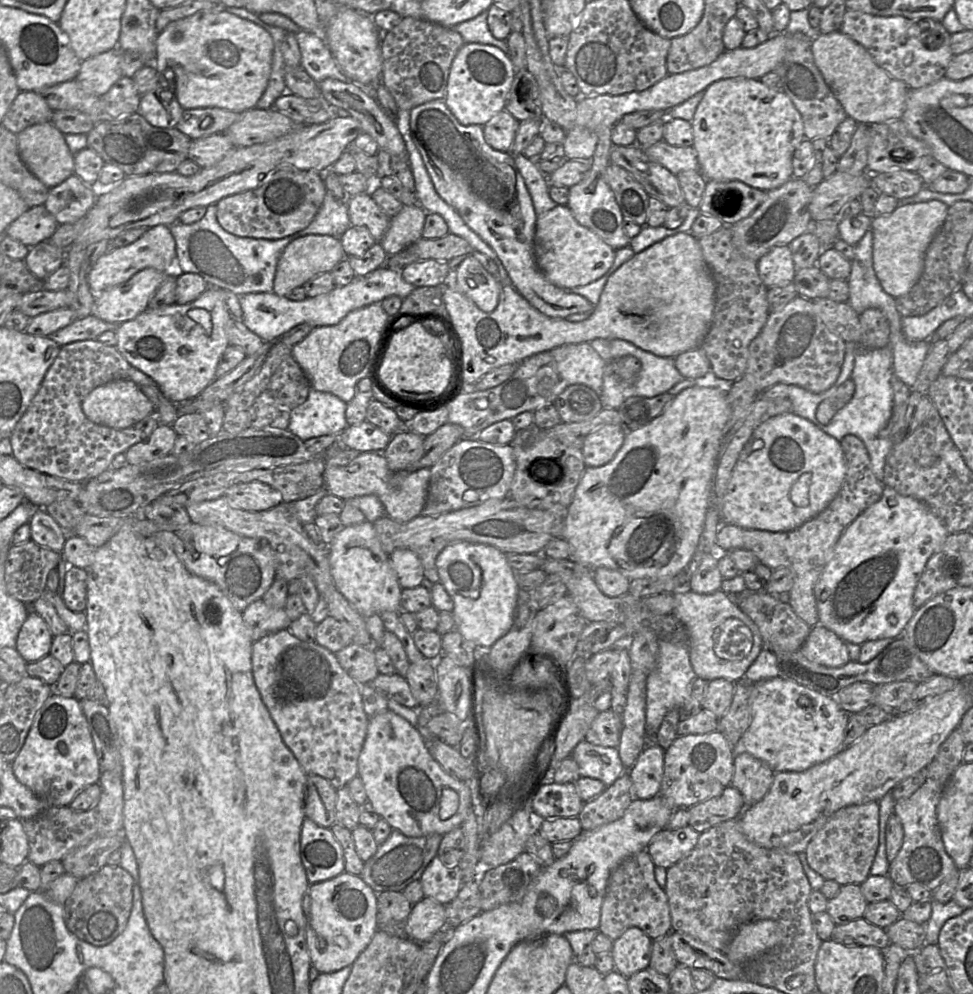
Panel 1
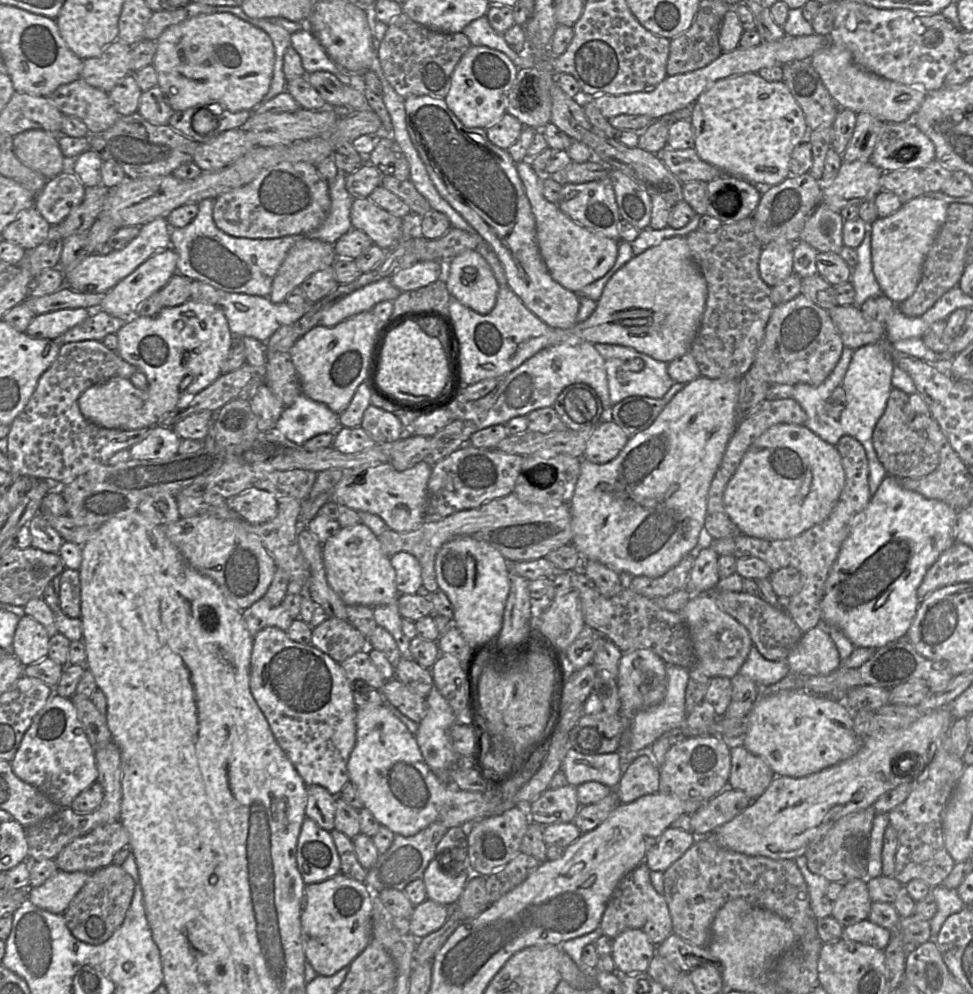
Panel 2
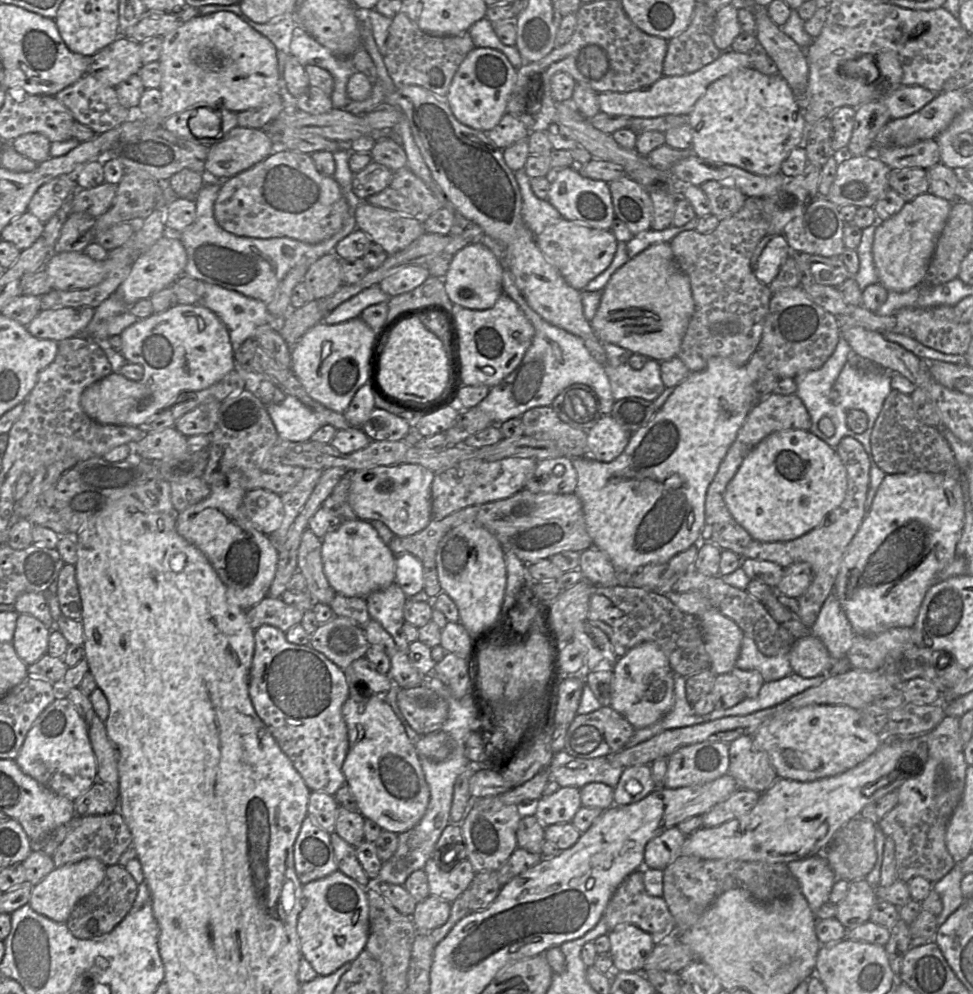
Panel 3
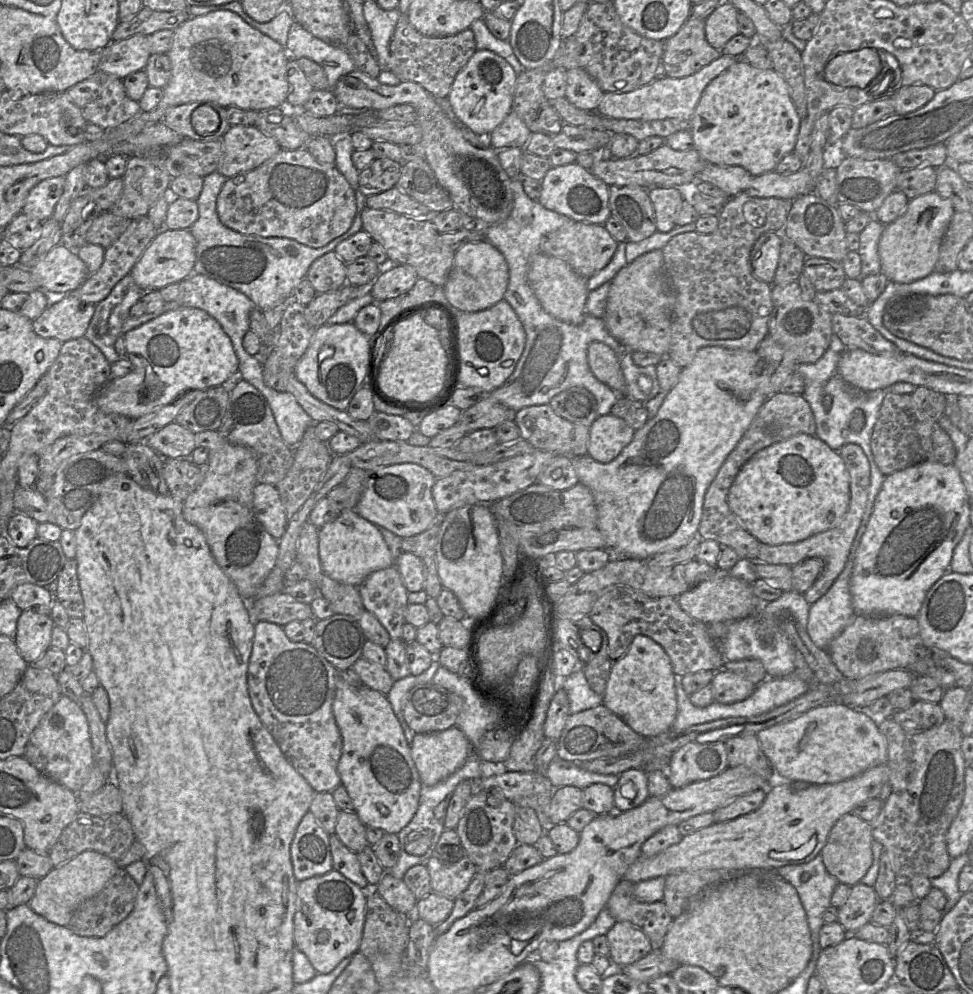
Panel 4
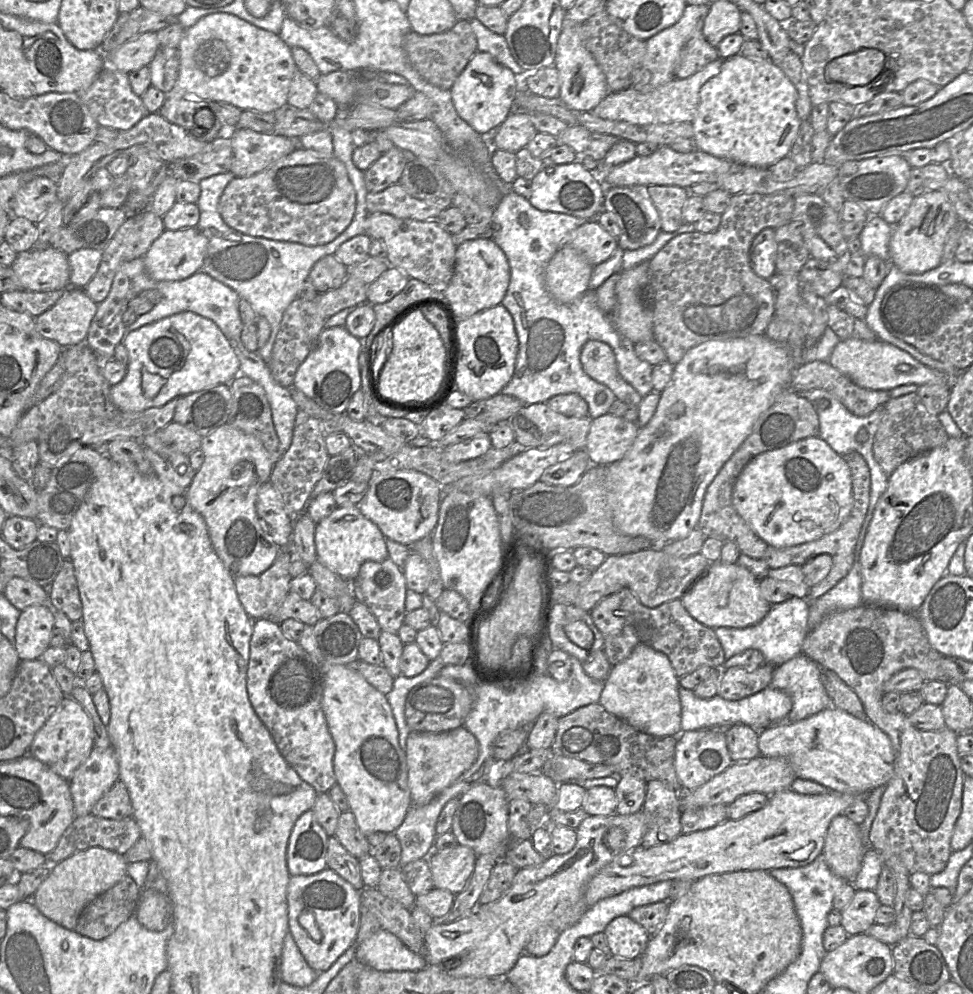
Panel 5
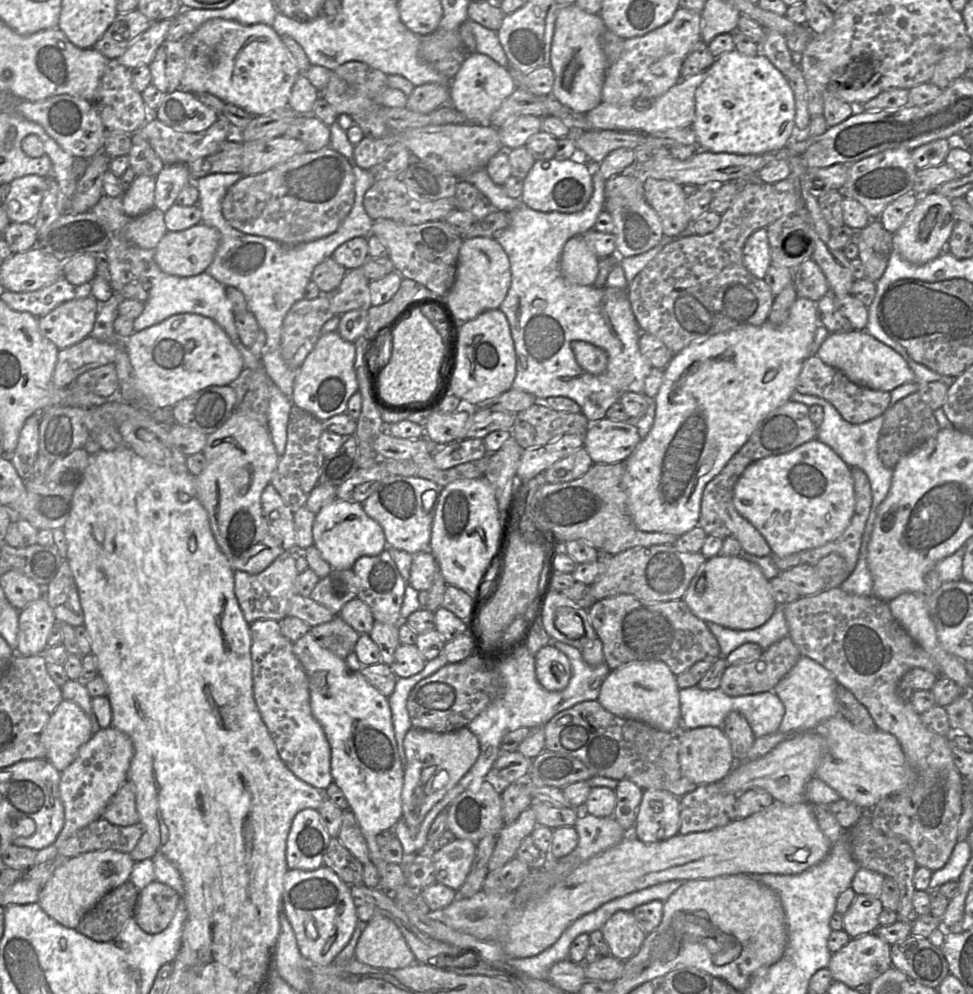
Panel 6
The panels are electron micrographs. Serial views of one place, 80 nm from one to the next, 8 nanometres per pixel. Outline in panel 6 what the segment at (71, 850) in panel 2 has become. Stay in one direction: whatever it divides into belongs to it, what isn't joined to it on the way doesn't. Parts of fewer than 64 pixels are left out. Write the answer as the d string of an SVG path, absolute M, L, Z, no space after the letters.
M100 817L63 842L58 855L71 858L99 850L130 853L137 845L142 833L143 829L138 824L119 826Z

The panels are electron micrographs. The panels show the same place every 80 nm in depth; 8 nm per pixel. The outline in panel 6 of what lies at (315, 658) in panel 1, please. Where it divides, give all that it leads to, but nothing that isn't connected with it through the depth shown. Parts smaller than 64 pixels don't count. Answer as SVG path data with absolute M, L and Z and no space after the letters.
M258 619L250 624L253 695L278 754L300 780L326 791L333 782L331 747L310 707L309 681L293 653L293 642L285 637L280 622Z

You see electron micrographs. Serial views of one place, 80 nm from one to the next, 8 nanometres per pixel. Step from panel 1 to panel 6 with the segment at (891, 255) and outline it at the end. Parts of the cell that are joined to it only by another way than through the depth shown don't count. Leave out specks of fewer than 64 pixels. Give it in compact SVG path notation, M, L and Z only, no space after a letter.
M934 192L921 196L905 222L893 234L893 249L912 264L925 264L947 250L955 222L956 215L948 198Z

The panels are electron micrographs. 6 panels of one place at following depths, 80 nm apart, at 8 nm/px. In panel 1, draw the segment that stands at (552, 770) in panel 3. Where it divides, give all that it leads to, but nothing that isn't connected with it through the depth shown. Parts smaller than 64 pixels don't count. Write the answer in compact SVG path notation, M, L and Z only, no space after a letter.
M582 740L570 756L579 766L580 777L600 780L606 788L625 771L617 748L598 746Z

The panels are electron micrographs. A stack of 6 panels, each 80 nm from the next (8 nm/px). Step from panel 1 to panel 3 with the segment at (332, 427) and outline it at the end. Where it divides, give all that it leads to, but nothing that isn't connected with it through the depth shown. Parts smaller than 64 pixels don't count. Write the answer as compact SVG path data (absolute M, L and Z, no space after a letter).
M286 395L280 403L266 404L266 409L280 439L292 442L308 441L326 424L309 407L291 395Z

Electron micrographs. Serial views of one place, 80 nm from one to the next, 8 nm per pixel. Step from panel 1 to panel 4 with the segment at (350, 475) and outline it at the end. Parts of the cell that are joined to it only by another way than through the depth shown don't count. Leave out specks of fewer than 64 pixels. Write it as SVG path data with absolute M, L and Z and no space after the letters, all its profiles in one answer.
M401 463L365 471L364 490L356 511L366 520L401 538L420 534L439 520L440 514L432 495L436 477L428 469L415 463Z

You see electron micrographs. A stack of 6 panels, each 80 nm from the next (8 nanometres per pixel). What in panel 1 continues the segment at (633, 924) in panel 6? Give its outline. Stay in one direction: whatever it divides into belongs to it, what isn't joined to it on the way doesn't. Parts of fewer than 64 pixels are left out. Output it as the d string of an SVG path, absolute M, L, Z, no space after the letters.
M637 927L627 929L613 941L611 956L614 970L626 978L649 967L652 941Z

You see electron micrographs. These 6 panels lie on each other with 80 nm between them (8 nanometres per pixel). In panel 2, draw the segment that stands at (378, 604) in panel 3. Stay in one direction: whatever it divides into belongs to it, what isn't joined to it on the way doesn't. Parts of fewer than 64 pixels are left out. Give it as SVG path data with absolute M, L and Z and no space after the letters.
M397 602L379 605L373 608L377 625L387 630L395 639L403 658L412 660L410 640L402 631L402 616Z

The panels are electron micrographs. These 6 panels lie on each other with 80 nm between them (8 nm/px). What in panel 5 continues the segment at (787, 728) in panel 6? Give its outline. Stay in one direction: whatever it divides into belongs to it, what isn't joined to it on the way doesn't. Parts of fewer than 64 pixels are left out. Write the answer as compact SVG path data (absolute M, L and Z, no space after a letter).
M802 653L775 667L771 686L785 692L791 698L792 708L787 716L787 722L803 720L831 705L820 679L820 666Z

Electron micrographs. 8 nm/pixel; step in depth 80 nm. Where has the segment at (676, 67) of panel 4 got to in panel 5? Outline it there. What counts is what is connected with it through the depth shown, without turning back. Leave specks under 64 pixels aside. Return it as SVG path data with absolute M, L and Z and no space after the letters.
M702 30L697 31L680 53L675 77L685 79L719 58L716 47L709 44Z

